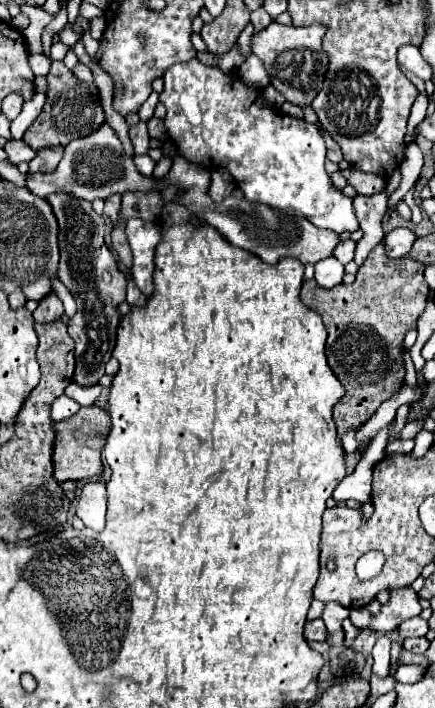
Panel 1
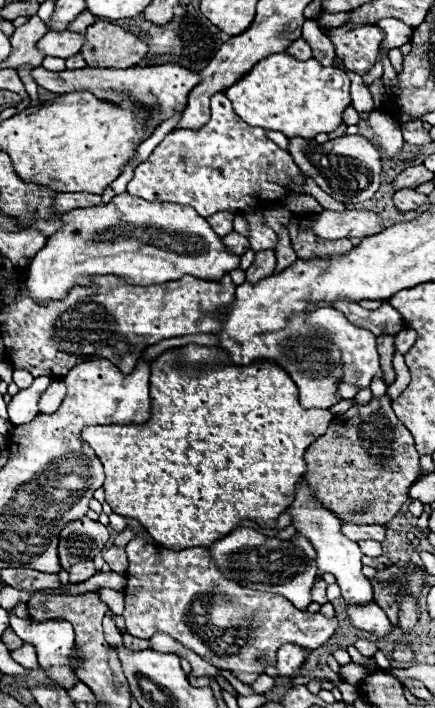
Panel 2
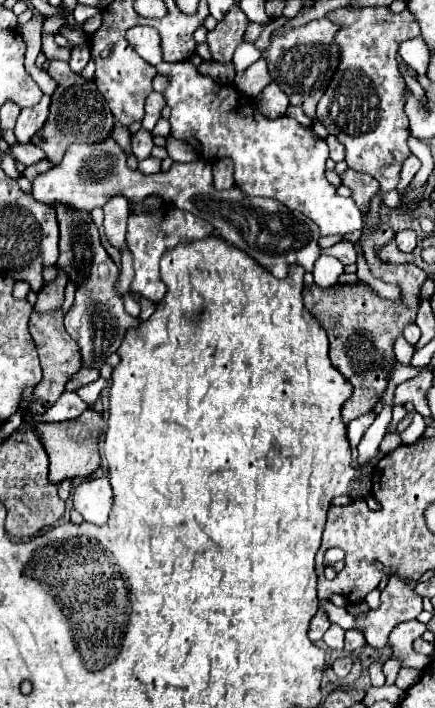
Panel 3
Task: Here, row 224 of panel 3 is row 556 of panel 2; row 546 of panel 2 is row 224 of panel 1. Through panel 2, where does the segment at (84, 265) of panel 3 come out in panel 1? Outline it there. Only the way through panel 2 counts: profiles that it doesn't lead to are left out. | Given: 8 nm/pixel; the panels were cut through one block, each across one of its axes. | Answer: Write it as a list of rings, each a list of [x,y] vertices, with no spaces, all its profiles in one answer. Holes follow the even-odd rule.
[[[62,192],[50,194],[48,202],[60,226],[58,276],[68,286],[78,304],[78,312],[68,322],[68,334],[76,342],[74,382],[80,386],[92,386],[98,384],[116,346],[116,330],[122,320],[118,306],[126,300],[126,278],[118,270],[116,258],[104,244],[104,218],[94,214],[90,202]]]

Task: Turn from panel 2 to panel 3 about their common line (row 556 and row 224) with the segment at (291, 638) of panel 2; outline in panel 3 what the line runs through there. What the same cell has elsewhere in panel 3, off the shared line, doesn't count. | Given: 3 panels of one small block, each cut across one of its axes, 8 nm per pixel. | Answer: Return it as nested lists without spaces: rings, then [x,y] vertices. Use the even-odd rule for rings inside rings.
[[[162,206],[158,210],[152,212],[142,212],[142,214],[130,214],[128,218],[128,248],[134,256],[134,270],[136,270],[136,278],[130,286],[132,292],[152,300],[152,302],[160,302],[166,296],[166,284],[160,280],[160,258],[164,252],[168,252],[170,248],[176,248],[182,242],[194,242],[194,240],[202,240],[214,236],[214,226],[210,226],[206,220],[180,210],[176,206]]]

